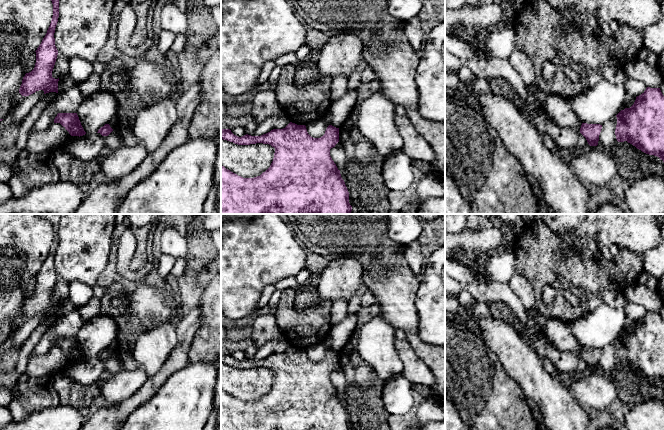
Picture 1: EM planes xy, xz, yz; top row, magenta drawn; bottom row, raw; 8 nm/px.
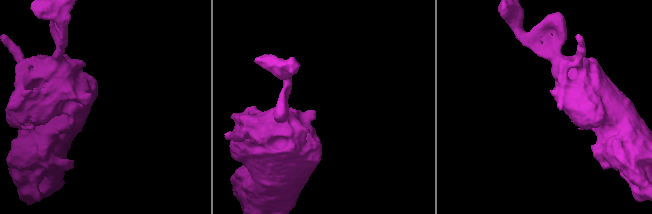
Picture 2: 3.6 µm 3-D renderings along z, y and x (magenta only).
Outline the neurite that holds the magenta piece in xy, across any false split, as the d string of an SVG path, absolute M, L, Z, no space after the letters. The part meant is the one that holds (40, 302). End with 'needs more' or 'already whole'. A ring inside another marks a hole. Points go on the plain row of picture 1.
M37 214L40 218L51 223L53 228L53 240L45 261L37 272L36 287L34 293L23 301L19 317L29 320L36 315L43 314L58 317L58 303L52 301L52 295L57 283L58 274L55 270L55 252L59 241L59 223L61 214Z; already whole

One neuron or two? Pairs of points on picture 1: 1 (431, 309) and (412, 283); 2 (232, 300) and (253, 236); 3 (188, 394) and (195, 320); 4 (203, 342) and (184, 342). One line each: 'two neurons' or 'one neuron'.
1: two neurons
2: one neuron
3: two neurons
4: two neurons

